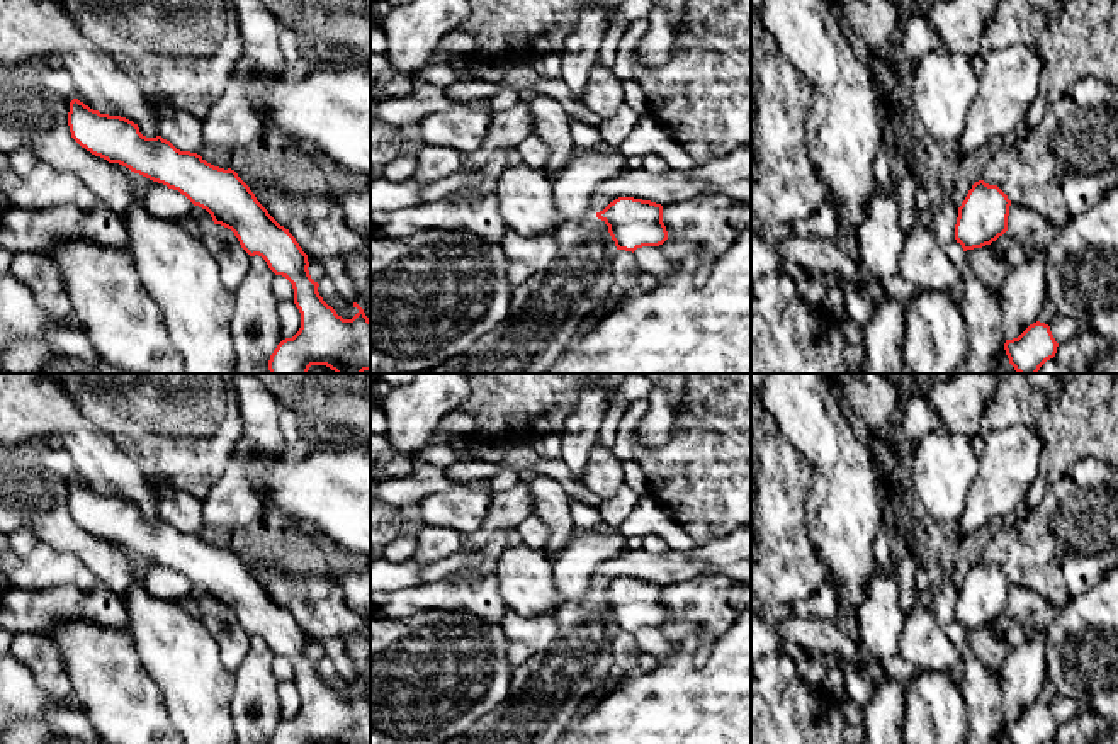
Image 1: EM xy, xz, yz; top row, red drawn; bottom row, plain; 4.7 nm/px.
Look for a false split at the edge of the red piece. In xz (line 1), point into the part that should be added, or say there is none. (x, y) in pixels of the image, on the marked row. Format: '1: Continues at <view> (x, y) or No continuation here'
1: No continuation here

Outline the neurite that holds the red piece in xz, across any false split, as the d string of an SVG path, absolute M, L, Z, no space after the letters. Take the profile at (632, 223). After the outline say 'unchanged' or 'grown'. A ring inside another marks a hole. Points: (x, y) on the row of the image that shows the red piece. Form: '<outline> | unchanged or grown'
M618 197L596 212L596 217L608 226L617 250L634 253L637 248L659 246L668 240L663 206L651 200Z | unchanged

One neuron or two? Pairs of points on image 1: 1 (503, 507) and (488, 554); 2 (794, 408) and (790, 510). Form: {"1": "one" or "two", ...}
{"1": "two", "2": "two"}

